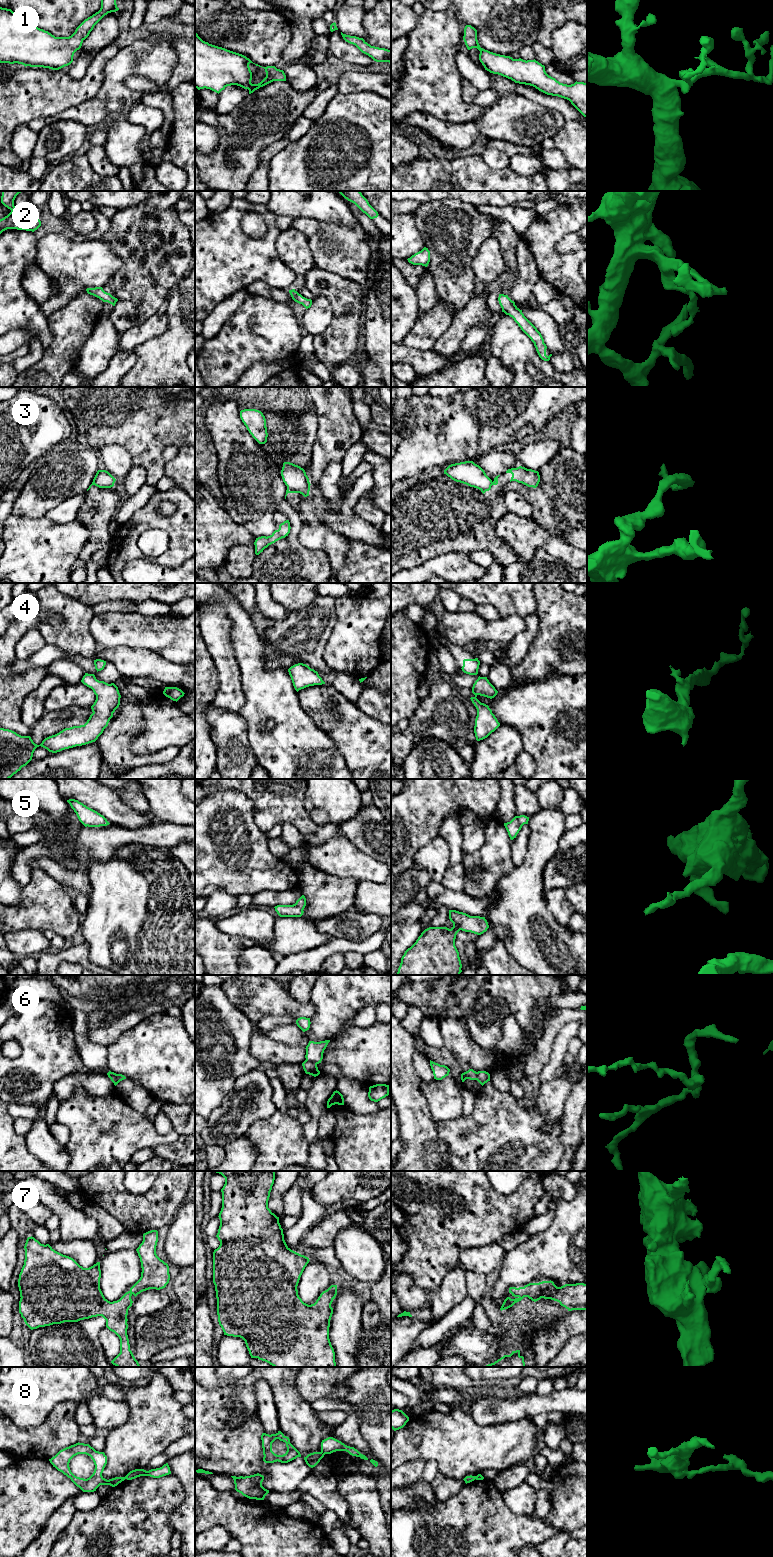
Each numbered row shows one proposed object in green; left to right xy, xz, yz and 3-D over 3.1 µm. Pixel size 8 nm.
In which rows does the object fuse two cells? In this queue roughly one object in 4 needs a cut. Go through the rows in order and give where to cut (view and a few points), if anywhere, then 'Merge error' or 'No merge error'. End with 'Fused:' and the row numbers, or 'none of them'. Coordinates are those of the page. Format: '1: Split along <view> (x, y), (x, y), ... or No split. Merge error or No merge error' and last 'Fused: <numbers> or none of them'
1: No split. No merge error
2: No split. No merge error
3: Split along xz (287, 487), (298, 492). Merge error
4: No split. No merge error
5: No split. No merge error
6: No split. No merge error
7: No split. No merge error
8: Split along xz (321, 1451), (324, 1454). Merge error
Fused: 3, 8

